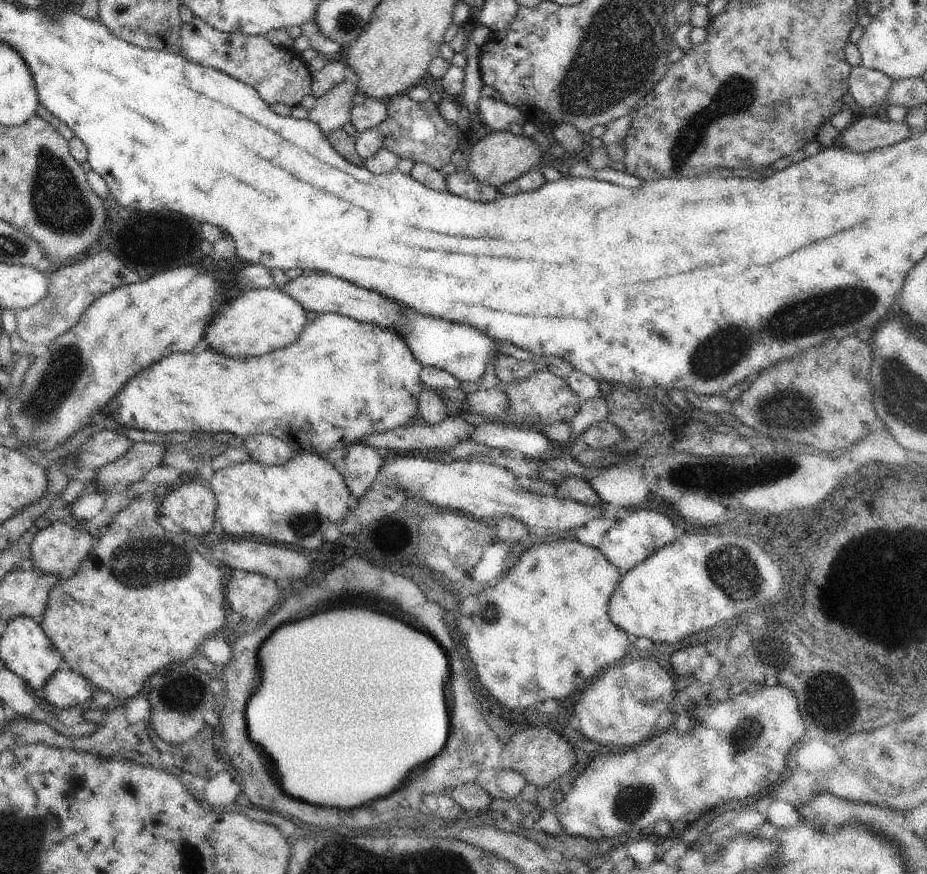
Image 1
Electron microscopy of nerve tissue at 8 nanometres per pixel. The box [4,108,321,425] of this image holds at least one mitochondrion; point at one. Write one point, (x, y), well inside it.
(58, 203)

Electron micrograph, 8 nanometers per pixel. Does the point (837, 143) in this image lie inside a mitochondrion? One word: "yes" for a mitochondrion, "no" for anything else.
no

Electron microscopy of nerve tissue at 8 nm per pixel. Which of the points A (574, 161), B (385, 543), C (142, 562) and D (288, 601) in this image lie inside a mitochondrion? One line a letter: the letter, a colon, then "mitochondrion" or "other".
A: other
B: other
C: mitochondrion
D: other

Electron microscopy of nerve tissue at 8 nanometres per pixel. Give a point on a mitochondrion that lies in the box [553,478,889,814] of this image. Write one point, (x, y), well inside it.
(729, 566)

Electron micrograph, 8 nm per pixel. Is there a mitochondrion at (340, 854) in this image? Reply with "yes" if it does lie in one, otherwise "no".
yes

